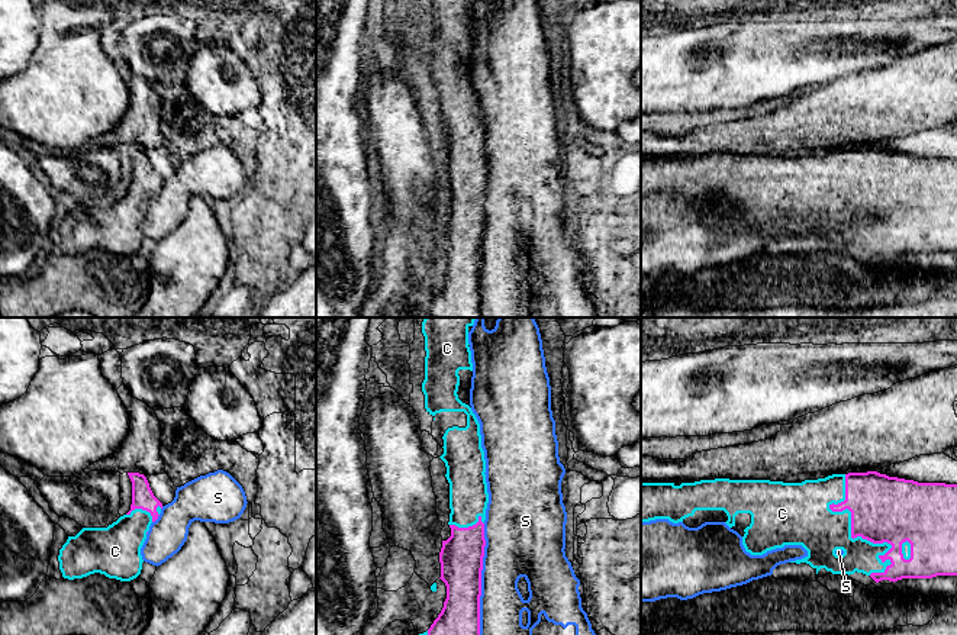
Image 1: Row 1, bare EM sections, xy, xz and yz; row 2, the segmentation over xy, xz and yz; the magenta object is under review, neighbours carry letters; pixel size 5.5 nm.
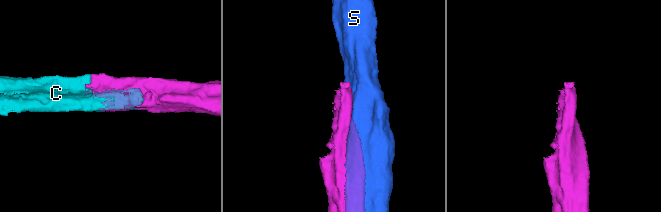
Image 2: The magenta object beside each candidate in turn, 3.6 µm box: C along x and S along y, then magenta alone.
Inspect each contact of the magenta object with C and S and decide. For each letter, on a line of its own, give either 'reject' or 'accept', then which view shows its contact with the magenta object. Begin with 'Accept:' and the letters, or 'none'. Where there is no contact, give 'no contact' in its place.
Accept: C
C: accept | yz
S: reject | xz

